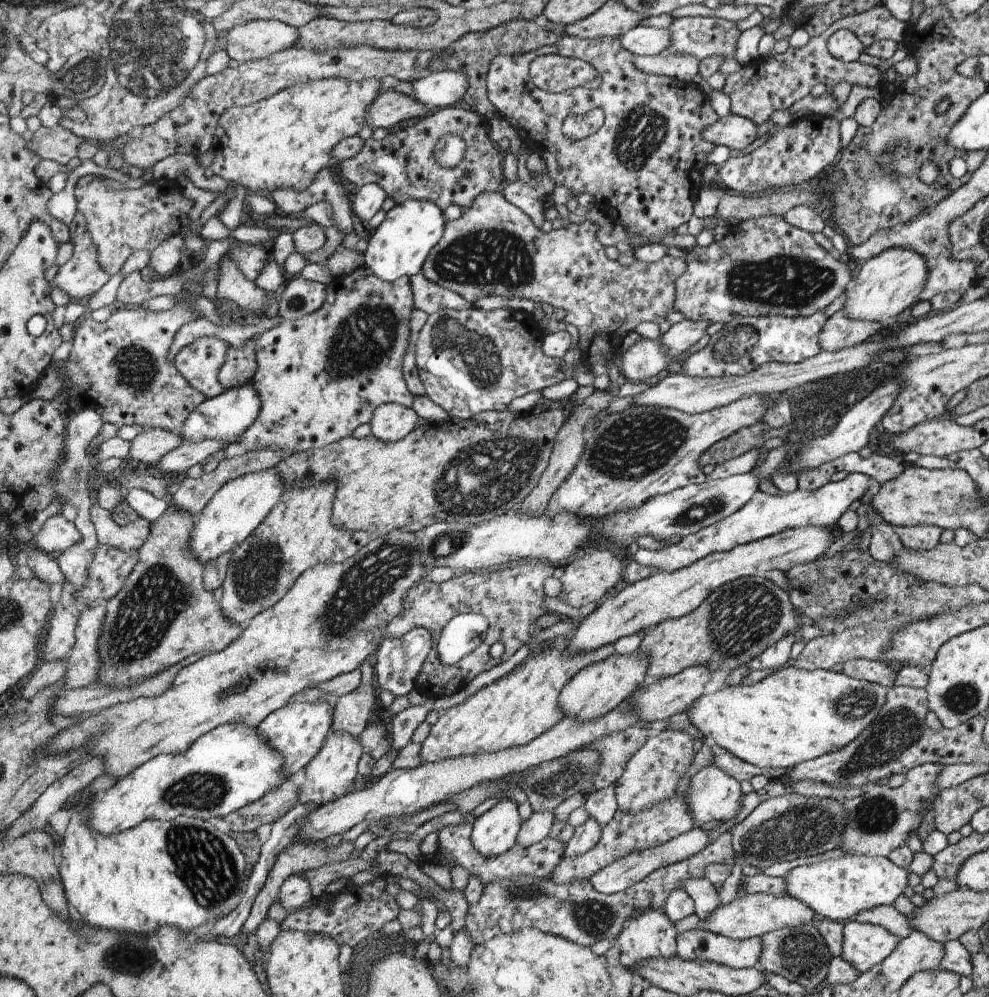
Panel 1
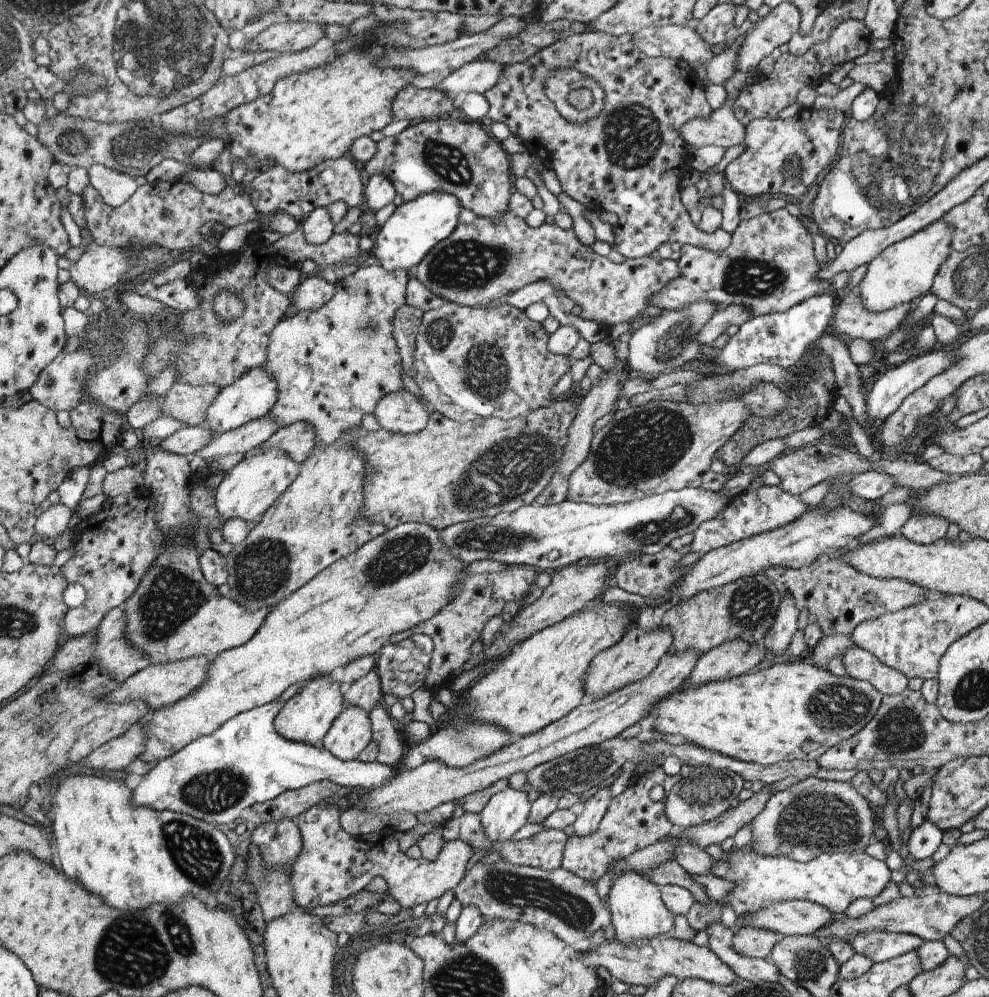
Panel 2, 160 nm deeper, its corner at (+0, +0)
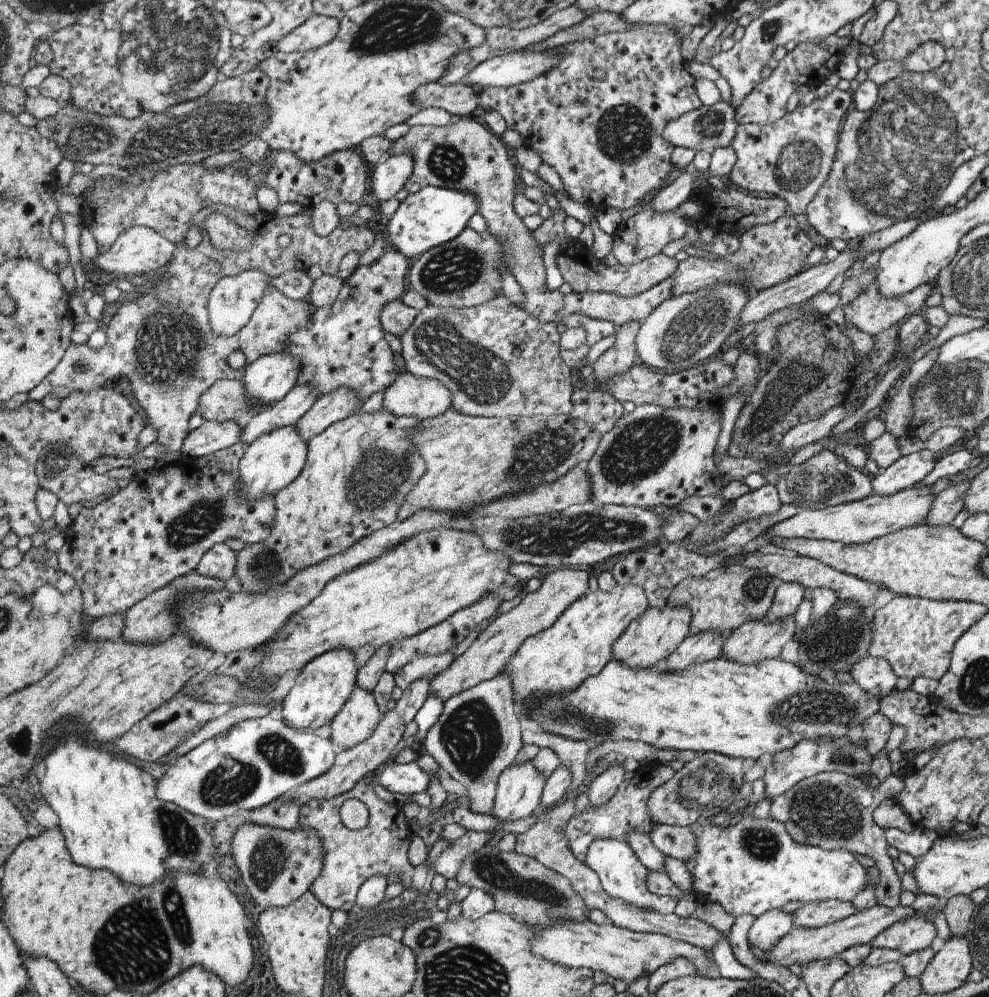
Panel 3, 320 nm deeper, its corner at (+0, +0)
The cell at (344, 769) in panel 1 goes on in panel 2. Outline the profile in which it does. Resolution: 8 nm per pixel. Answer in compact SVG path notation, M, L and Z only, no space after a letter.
M347 705L326 736L323 746L343 761L354 761L374 740L371 715L357 705Z

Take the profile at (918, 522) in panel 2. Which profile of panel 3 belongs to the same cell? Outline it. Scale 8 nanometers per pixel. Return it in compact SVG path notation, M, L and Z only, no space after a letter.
M963 480L959 484L943 488L939 494L933 498L931 507L925 514L923 524L927 526L950 525L954 517L963 507L963 496L967 492L970 480Z

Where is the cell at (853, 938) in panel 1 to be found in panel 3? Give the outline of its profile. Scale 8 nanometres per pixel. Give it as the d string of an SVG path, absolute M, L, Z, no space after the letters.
M919 914L915 918L907 918L907 920L891 924L867 944L872 949L895 950L904 957L928 948L936 934L932 922Z

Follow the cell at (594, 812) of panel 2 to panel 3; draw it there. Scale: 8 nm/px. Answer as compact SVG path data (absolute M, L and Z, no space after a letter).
M613 763L607 770L603 770L601 774L593 778L586 790L589 808L599 808L613 798L618 785L623 781L623 774L625 774L623 771L622 764Z

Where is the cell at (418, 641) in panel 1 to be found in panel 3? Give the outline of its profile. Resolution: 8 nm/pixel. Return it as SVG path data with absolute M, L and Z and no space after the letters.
M453 651L443 652L443 654L428 656L427 654L415 654L407 664L403 664L395 674L393 674L393 684L402 692L407 690L411 682L425 678L431 682L439 672L443 672L452 662Z

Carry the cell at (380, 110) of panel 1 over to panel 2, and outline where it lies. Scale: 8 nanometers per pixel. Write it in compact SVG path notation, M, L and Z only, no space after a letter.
M409 84L394 96L391 108L395 121L433 120L447 116L457 106L457 101L439 89L418 89Z

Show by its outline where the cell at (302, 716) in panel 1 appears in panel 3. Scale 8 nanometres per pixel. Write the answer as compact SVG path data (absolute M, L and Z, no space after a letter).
M334 650L307 664L296 678L295 685L283 700L283 722L294 729L318 729L332 721L343 711L358 687L357 660L351 650Z

